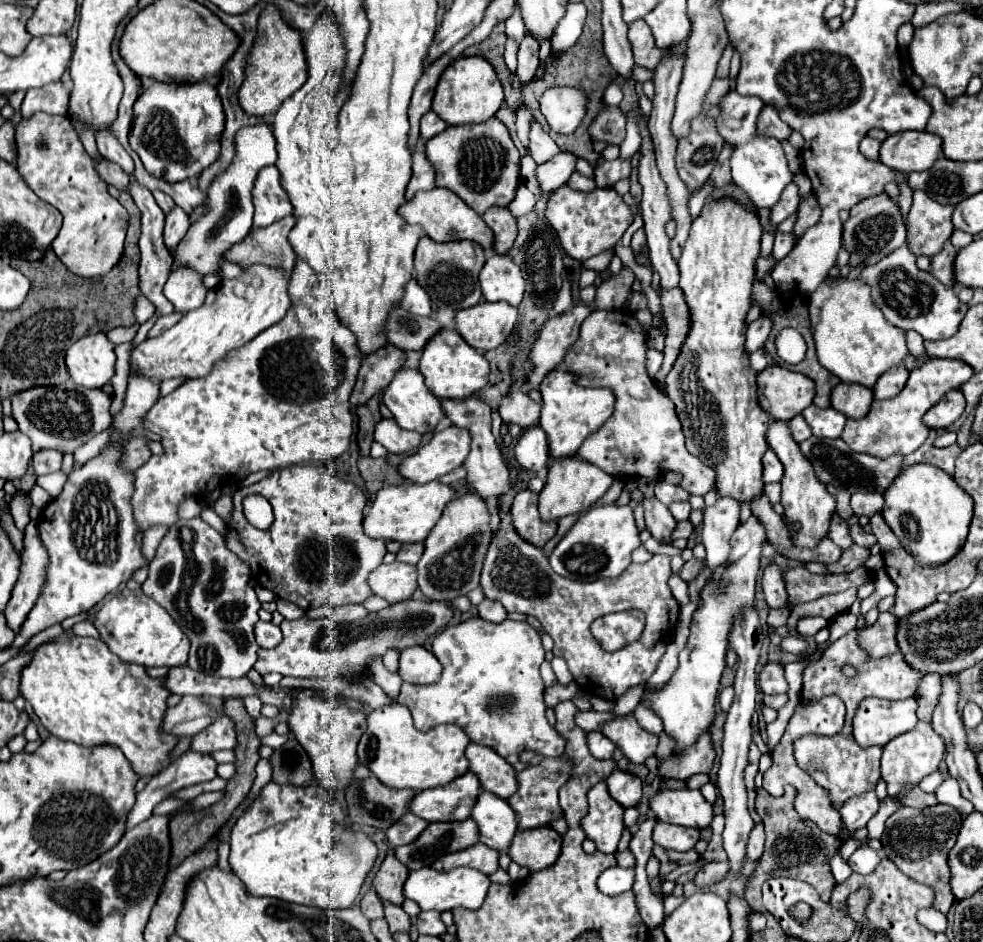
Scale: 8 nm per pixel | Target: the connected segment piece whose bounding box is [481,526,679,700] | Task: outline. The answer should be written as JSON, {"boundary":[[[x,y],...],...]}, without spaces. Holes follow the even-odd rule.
{"boundary":[[[497,526],[483,564],[481,588],[489,600],[499,600],[507,612],[535,616],[555,642],[553,654],[567,662],[573,680],[579,682],[583,690],[605,700],[617,700],[631,686],[645,682],[655,672],[667,648],[669,630],[675,630],[679,604],[667,586],[669,574],[669,556],[657,554],[645,564],[631,564],[621,578],[599,578],[593,582],[569,580],[555,574],[547,556],[533,544],[521,540],[513,526],[507,530]],[[629,608],[645,612],[641,638],[617,652],[601,652],[601,644],[591,634],[591,622],[599,616]]]}

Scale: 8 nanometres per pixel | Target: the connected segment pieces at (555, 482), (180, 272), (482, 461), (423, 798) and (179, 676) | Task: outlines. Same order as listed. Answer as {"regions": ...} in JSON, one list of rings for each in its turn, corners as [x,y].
{"regions":[[[[559,458],[553,460],[549,466],[549,476],[545,480],[543,490],[539,492],[539,514],[541,520],[559,520],[569,514],[583,514],[587,512],[611,486],[613,478],[605,474],[601,468],[579,460],[579,458]]],[[[179,266],[175,268],[175,272],[171,272],[163,292],[173,302],[177,312],[189,312],[205,302],[207,288],[203,284],[203,276],[197,274],[197,270],[189,266]]],[[[477,396],[467,400],[441,400],[441,408],[453,426],[463,426],[471,434],[471,452],[463,464],[467,470],[467,480],[473,484],[473,488],[481,498],[485,500],[489,500],[491,496],[499,498],[503,492],[509,490],[509,472],[499,452],[497,440],[491,434],[491,408]]],[[[473,772],[463,774],[463,778],[457,778],[445,786],[433,788],[433,790],[423,790],[419,792],[413,802],[409,804],[409,812],[413,812],[415,816],[427,820],[427,822],[457,822],[457,820],[465,820],[471,816],[473,804],[477,802],[479,794],[481,794],[481,782]]],[[[189,666],[171,668],[163,680],[163,686],[177,696],[221,696],[221,698],[247,698],[249,694],[257,694],[257,688],[247,678],[217,678],[191,670]]]]}

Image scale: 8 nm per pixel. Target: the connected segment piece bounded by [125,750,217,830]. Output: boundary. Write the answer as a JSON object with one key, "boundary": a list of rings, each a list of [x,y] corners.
{"boundary":[[[185,752],[177,762],[173,762],[165,772],[153,776],[145,790],[141,790],[137,794],[137,802],[135,806],[129,810],[127,814],[127,822],[125,822],[125,830],[135,828],[139,822],[147,820],[153,814],[153,808],[169,798],[169,794],[199,784],[199,782],[207,782],[213,780],[217,776],[215,772],[217,764],[209,754],[197,754],[197,752]]]}

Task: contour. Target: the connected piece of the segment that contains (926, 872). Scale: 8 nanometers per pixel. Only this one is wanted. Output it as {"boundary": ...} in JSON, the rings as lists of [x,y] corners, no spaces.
{"boundary":[[[947,804],[925,806],[925,808],[903,806],[887,818],[885,834],[881,836],[883,852],[887,852],[887,858],[893,860],[903,874],[919,882],[927,882],[935,888],[935,908],[943,914],[949,912],[955,900],[953,892],[949,890],[951,874],[947,866],[947,856],[949,850],[955,846],[957,834],[961,830],[961,822],[963,822],[963,814]]]}

